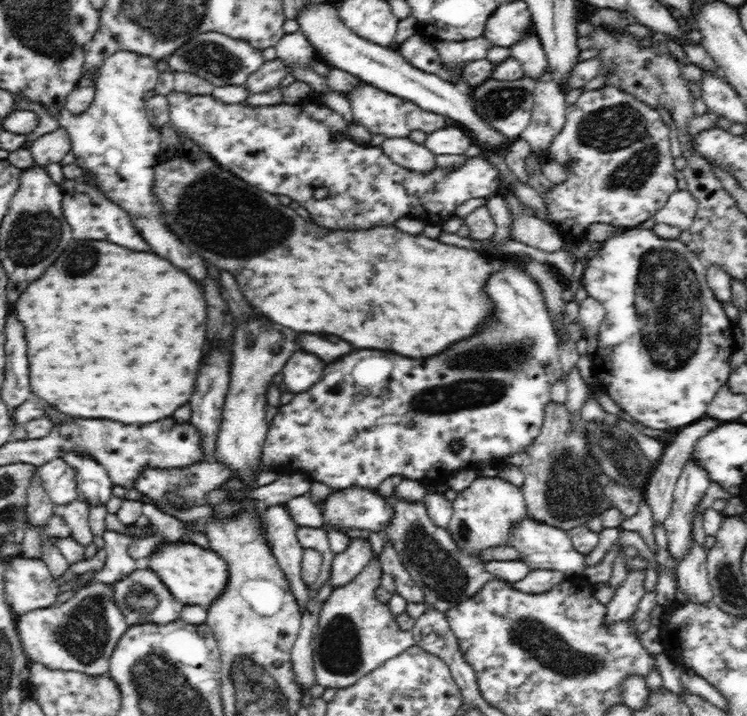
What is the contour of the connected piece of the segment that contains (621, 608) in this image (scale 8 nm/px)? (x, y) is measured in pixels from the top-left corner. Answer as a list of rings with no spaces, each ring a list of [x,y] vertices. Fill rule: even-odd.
[[[646,568],[629,571],[626,580],[614,589],[614,596],[605,612],[605,626],[626,620],[639,609],[641,598],[648,595],[644,586],[645,570]]]

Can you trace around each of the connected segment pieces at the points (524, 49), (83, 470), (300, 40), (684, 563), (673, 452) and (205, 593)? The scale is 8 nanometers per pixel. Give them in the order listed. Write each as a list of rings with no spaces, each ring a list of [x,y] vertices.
[[[530,29],[518,44],[514,44],[510,49],[511,56],[520,61],[524,76],[528,76],[535,81],[546,79],[545,68],[548,67],[545,50],[540,43],[535,29]]]
[[[73,452],[64,454],[62,458],[75,470],[77,487],[83,494],[83,501],[89,506],[106,506],[106,502],[113,497],[113,482],[99,461]]]
[[[299,30],[292,34],[284,34],[282,37],[275,46],[275,58],[279,58],[290,68],[295,80],[309,84],[311,90],[318,94],[332,91],[322,75],[311,71],[312,56],[317,56],[317,53],[302,32]]]
[[[692,540],[686,556],[679,561],[676,568],[677,584],[686,594],[687,602],[706,604],[712,600],[712,587],[709,583],[706,566],[707,551]]]
[[[702,416],[700,420],[688,424],[679,430],[675,431],[675,439],[666,444],[664,452],[661,455],[661,459],[655,464],[652,476],[648,480],[644,488],[644,497],[650,505],[650,509],[653,512],[654,524],[664,524],[668,516],[668,511],[670,510],[673,501],[673,492],[678,482],[680,474],[682,474],[682,468],[684,464],[691,458],[691,452],[693,451],[693,446],[699,438],[702,438],[705,434],[708,434],[711,430],[714,430],[718,425],[722,424],[719,420],[715,418],[710,418],[709,416]]]
[[[166,540],[142,563],[159,576],[175,599],[183,605],[200,605],[207,609],[217,596],[222,594],[226,583],[229,582],[229,568],[226,561],[213,550],[204,549],[190,542],[178,543]]]

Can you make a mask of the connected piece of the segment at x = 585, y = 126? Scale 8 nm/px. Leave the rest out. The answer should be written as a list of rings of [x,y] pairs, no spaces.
[[[603,86],[590,91],[583,90],[578,102],[567,106],[566,114],[563,129],[543,155],[555,158],[563,167],[568,160],[573,160],[575,165],[569,170],[565,169],[567,178],[564,182],[540,193],[546,207],[544,222],[556,226],[564,243],[572,245],[583,239],[582,235],[590,224],[604,222],[610,226],[630,228],[652,218],[666,204],[668,196],[677,190],[669,128],[662,121],[658,109],[644,104],[621,88]]]

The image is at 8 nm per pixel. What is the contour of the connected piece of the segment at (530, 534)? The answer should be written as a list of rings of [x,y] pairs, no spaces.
[[[528,518],[514,526],[508,545],[514,546],[520,551],[520,559],[530,567],[530,570],[560,570],[569,575],[581,573],[586,568],[586,554],[576,552],[566,530],[536,520],[532,521]]]

